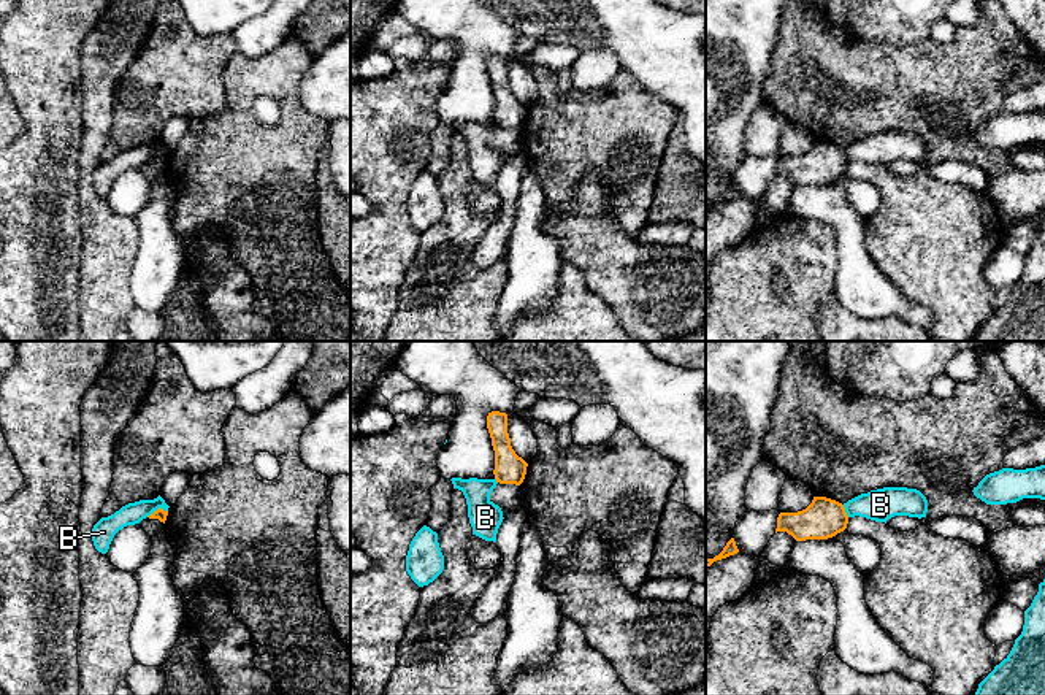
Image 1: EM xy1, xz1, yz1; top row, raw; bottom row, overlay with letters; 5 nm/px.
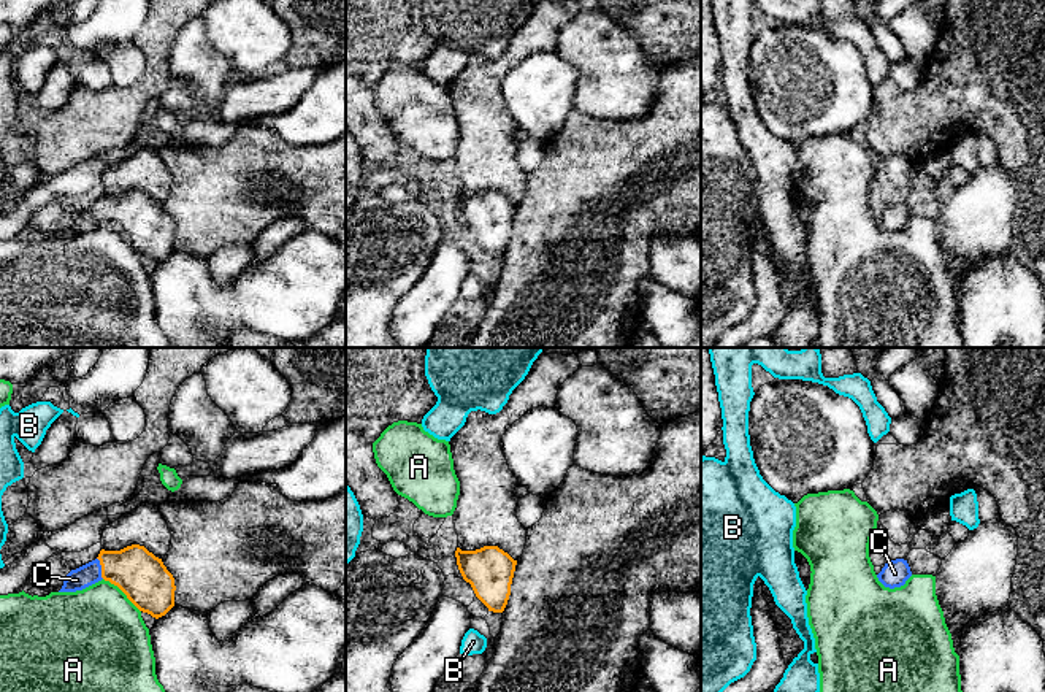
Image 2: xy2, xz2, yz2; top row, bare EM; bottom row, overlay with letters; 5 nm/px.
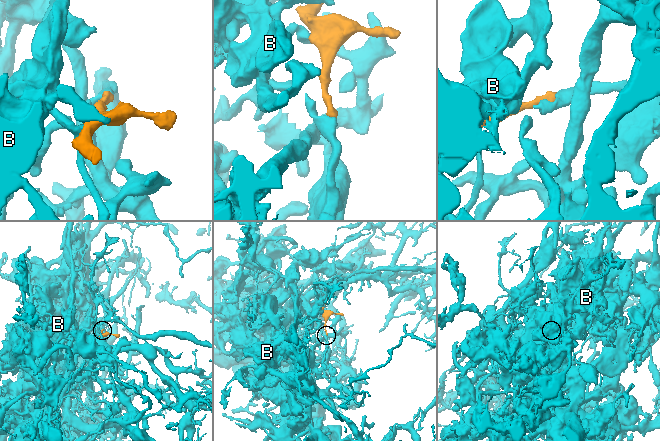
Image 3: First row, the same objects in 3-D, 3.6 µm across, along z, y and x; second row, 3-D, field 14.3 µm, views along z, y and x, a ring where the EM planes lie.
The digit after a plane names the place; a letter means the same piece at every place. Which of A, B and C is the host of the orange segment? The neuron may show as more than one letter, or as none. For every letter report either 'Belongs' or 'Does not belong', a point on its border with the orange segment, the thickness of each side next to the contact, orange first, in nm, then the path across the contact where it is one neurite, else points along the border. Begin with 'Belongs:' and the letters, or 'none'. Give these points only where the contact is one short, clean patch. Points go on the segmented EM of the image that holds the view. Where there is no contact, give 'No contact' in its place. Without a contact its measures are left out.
Belongs: C
A: Does not belong. Touches orange at xy2 (122, 591). Thickness 240 nm (orange) against 460 nm
B: Does not belong. Touches orange at xy1 (157, 510). Thickness 60 nm (orange) against 110 nm
C: Belongs. Touches orange at xy2 (102, 568). Thickness 240 nm (orange) against 110 nm. Path across: xy2 (145, 580), (133, 568), (102, 568), (76, 580)

